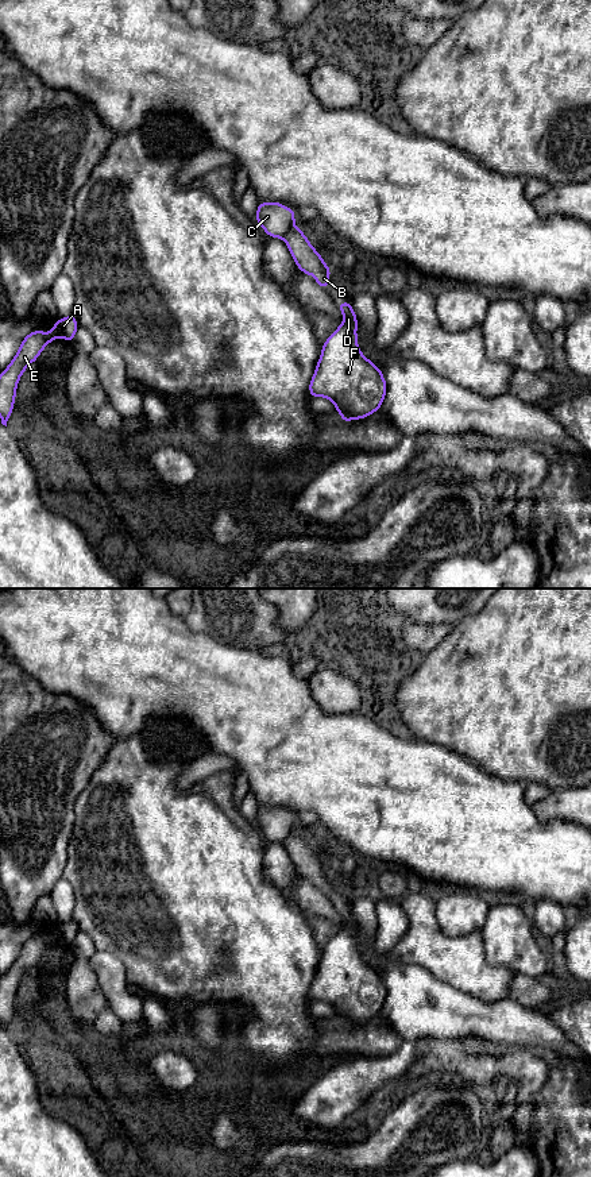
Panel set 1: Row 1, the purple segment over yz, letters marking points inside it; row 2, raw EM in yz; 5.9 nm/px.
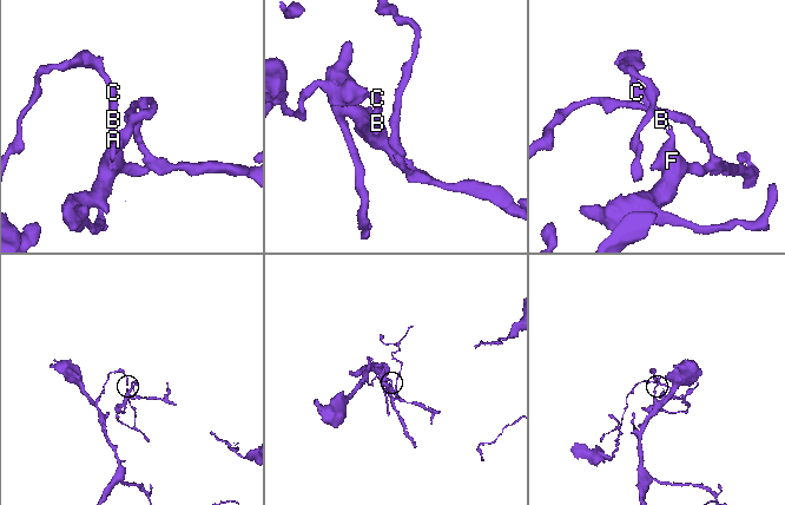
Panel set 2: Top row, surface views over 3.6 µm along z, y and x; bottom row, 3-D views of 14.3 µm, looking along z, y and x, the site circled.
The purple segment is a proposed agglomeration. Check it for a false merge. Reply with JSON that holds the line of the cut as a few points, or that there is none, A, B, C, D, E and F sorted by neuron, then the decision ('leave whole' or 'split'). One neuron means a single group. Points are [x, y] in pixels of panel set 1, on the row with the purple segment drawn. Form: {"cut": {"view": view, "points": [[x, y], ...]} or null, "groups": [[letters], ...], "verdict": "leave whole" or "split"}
{"cut": {"view": "yz", "points": [[293, 226], [282, 238]]}, "groups": [["A", "B", "D", "E", "F"], ["C"]], "verdict": "split"}

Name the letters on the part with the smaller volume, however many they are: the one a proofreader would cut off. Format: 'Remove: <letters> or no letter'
Remove: A, B, D, E, F

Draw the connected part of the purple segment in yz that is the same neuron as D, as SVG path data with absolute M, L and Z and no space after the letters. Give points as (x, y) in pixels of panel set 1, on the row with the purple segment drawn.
M349 300L336 304L344 314L344 323L322 343L321 356L309 383L310 397L325 397L336 405L336 412L343 417L343 424L364 418L381 409L387 385L379 367L368 360L358 347L358 317Z

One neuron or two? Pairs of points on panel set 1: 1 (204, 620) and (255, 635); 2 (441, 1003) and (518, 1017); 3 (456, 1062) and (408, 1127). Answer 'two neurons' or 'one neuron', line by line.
1: one neuron
2: one neuron
3: two neurons

